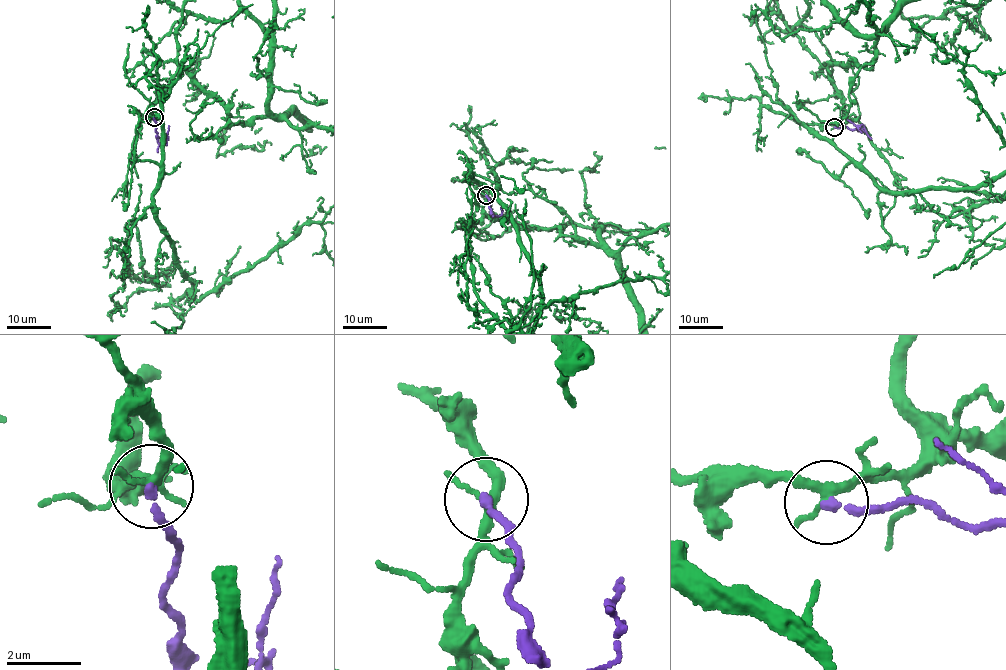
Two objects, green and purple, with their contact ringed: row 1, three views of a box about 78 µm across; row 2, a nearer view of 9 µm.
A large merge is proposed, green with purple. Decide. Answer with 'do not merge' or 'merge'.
do not merge

